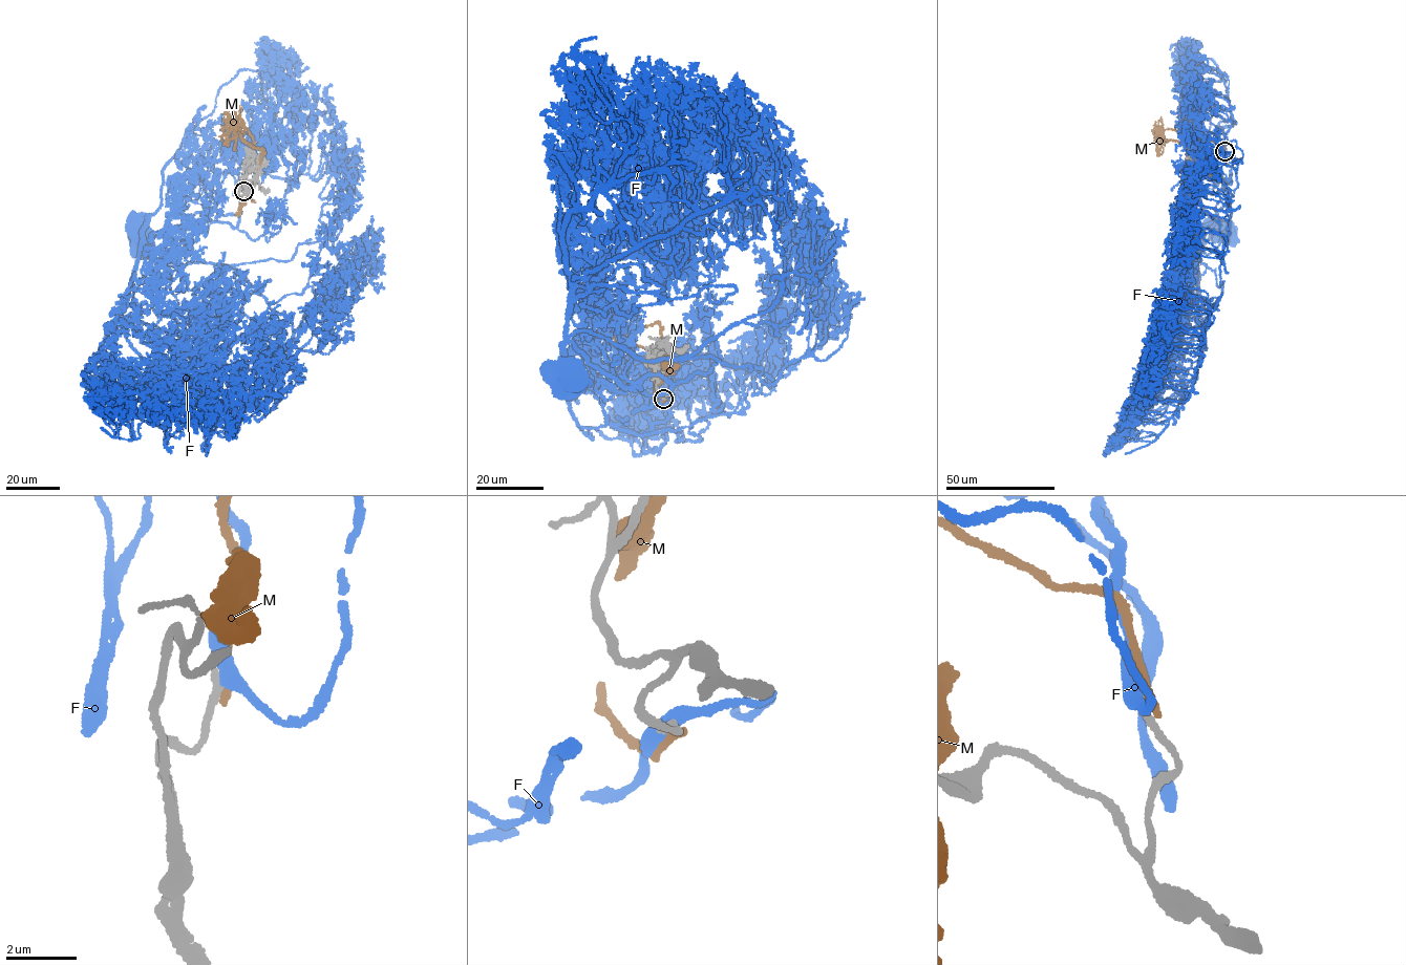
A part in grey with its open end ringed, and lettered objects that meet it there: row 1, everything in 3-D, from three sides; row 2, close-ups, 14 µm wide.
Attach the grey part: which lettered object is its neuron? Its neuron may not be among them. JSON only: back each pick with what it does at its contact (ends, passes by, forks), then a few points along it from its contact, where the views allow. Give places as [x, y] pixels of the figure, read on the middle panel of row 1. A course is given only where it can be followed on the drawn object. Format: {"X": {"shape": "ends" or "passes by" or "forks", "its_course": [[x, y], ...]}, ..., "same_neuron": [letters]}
{"F": {"shape": "passes by", "its_course": [[663, 399], [645, 404], [641, 369], [623, 367], [627, 391], [569, 341], [557, 371], [563, 376]]}, "same_neuron": ["F"]}

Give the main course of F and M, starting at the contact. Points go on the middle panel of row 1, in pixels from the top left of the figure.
F: (663, 399), (645, 404), (641, 369), (623, 367), (627, 391), (569, 341), (557, 371), (563, 376)
M: (663, 399), (657, 397), (648, 351), (624, 334), (632, 326), (657, 323), (666, 372), (665, 356)

